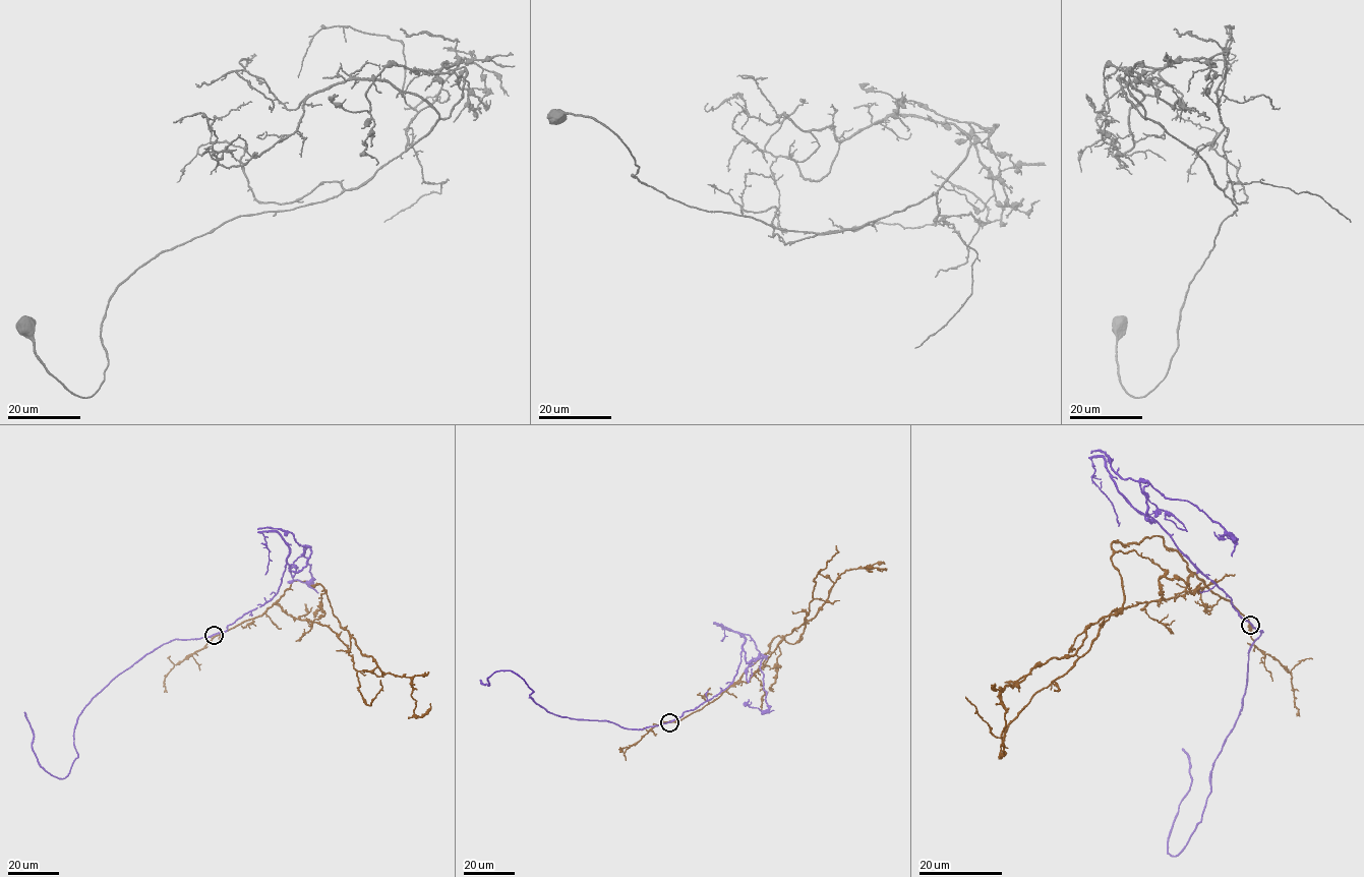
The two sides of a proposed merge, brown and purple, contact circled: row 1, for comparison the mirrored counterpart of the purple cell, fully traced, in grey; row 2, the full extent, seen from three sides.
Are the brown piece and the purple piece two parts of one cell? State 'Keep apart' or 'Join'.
Keep apart

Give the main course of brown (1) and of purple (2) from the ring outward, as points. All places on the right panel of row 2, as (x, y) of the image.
1: (1250, 625), (1162, 537), (1114, 542), (1123, 608), (1092, 623), (1074, 654), (1004, 688), (1001, 756), (1006, 735)
2: (1250, 624), (1261, 632), (1241, 710), (1201, 821), (1172, 856), (1191, 781), (1182, 748)

